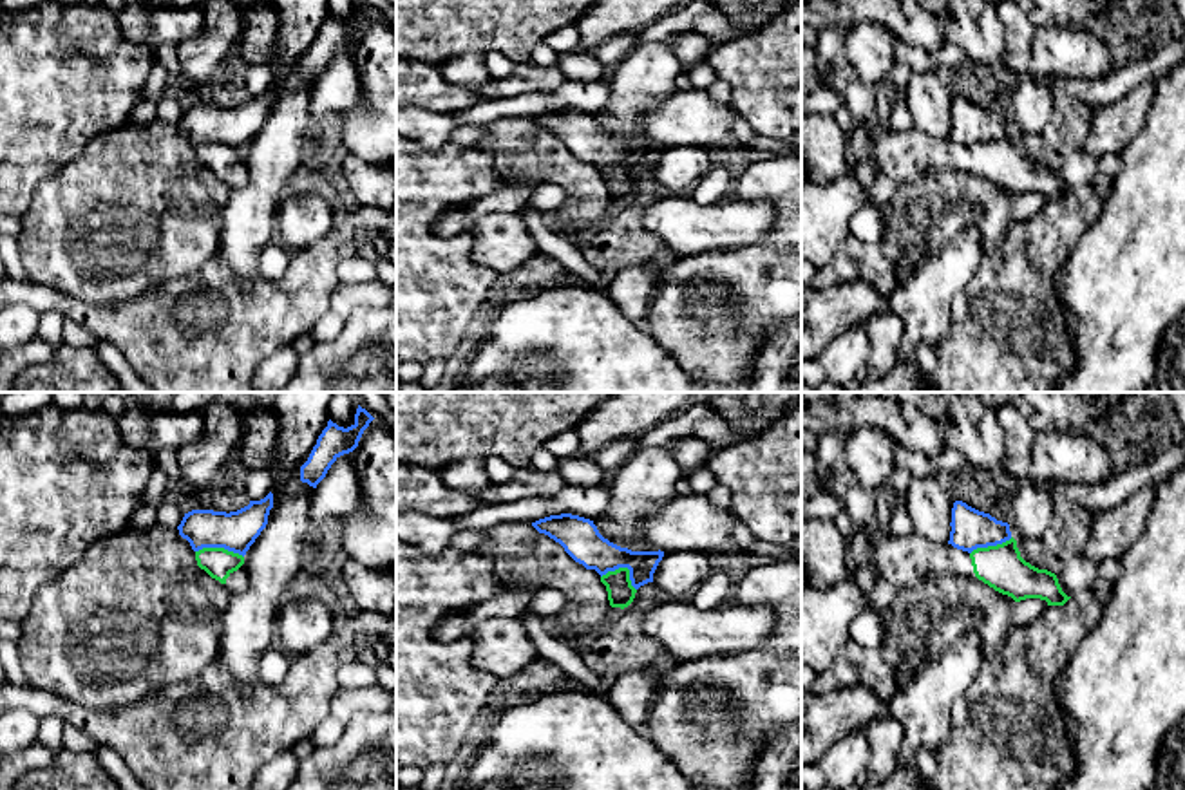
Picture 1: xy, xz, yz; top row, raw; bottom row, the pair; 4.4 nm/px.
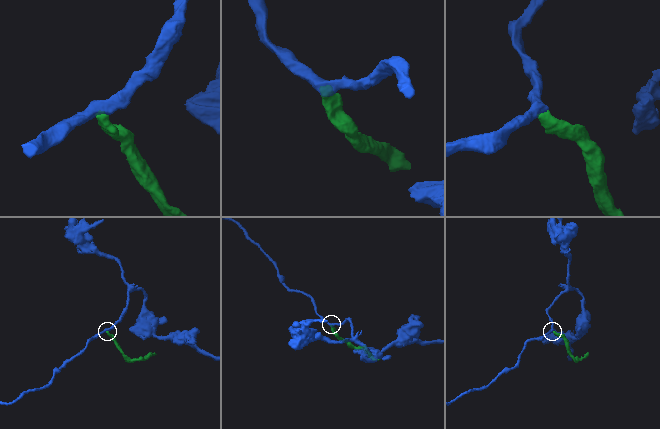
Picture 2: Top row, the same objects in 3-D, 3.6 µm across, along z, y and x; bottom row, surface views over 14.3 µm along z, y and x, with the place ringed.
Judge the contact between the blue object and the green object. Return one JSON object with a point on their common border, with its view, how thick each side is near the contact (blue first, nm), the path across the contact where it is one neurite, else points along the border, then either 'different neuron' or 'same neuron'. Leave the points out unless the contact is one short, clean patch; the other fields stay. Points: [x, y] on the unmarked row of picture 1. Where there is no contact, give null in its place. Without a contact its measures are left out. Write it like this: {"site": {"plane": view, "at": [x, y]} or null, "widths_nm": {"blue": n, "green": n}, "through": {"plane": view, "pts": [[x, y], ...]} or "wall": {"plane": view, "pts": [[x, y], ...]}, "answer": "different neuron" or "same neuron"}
{"site": {"plane": "xy", "at": [219, 141]}, "widths_nm": {"blue": 180, "green": 140}, "wall": {"plane": "xy", "pts": [[196, 145], [227, 143], [243, 152]]}, "answer": "different neuron"}

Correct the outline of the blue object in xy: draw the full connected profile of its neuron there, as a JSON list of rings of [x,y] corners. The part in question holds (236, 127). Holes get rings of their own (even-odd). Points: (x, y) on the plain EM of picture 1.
[[[273,89],[261,96],[250,96],[237,107],[192,105],[185,108],[177,121],[179,130],[186,134],[194,146],[203,143],[224,143],[246,150],[250,141],[268,119],[273,103]]]

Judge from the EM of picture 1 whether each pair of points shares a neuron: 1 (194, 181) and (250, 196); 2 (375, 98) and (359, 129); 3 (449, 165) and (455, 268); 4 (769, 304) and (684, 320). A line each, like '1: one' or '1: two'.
1: two
2: one
3: one
4: one

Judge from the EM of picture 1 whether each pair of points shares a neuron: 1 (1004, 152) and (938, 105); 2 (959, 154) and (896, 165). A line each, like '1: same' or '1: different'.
1: different
2: same

